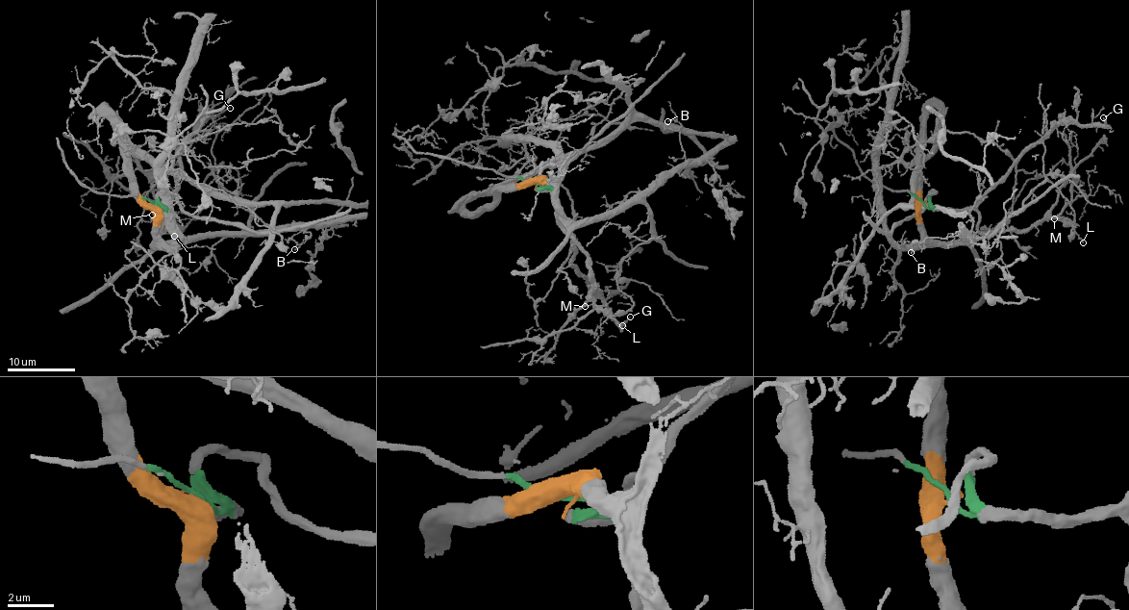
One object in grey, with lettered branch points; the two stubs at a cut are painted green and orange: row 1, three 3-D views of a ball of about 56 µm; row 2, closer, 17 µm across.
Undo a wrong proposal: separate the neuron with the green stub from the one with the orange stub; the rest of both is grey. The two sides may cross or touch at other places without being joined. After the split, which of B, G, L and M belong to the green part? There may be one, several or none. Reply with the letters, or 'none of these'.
G, L, M

